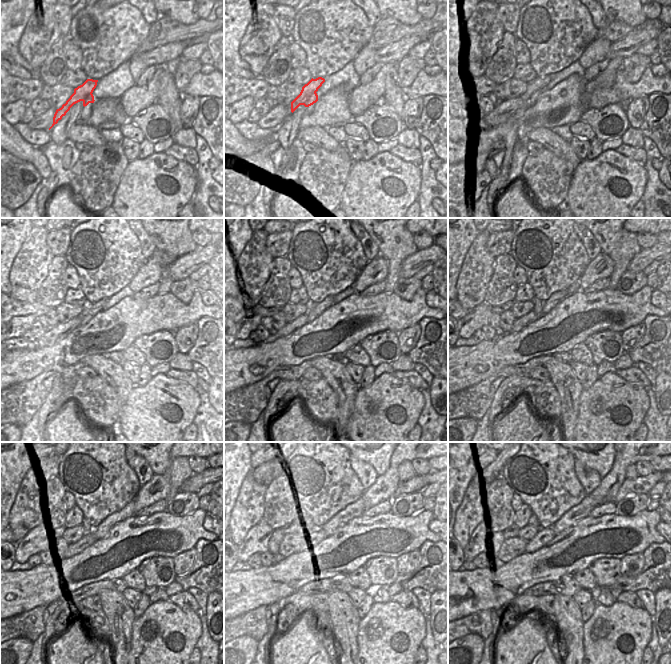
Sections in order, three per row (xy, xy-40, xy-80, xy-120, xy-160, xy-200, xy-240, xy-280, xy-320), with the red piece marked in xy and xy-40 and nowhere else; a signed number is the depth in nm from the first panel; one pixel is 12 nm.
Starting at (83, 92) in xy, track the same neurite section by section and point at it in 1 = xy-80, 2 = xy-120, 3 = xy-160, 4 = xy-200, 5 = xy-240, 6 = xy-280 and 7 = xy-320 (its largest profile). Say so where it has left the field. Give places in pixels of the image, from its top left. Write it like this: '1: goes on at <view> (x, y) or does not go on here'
1: goes on at xy-80 (535, 88)
2: goes on at xy-120 (91, 310)
3: goes on at xy-160 (318, 309)
4: goes on at xy-200 (556, 298)
5: goes on at xy-240 (128, 510)
6: goes on at xy-280 (356, 509)
7: goes on at xy-320 (641, 484)

